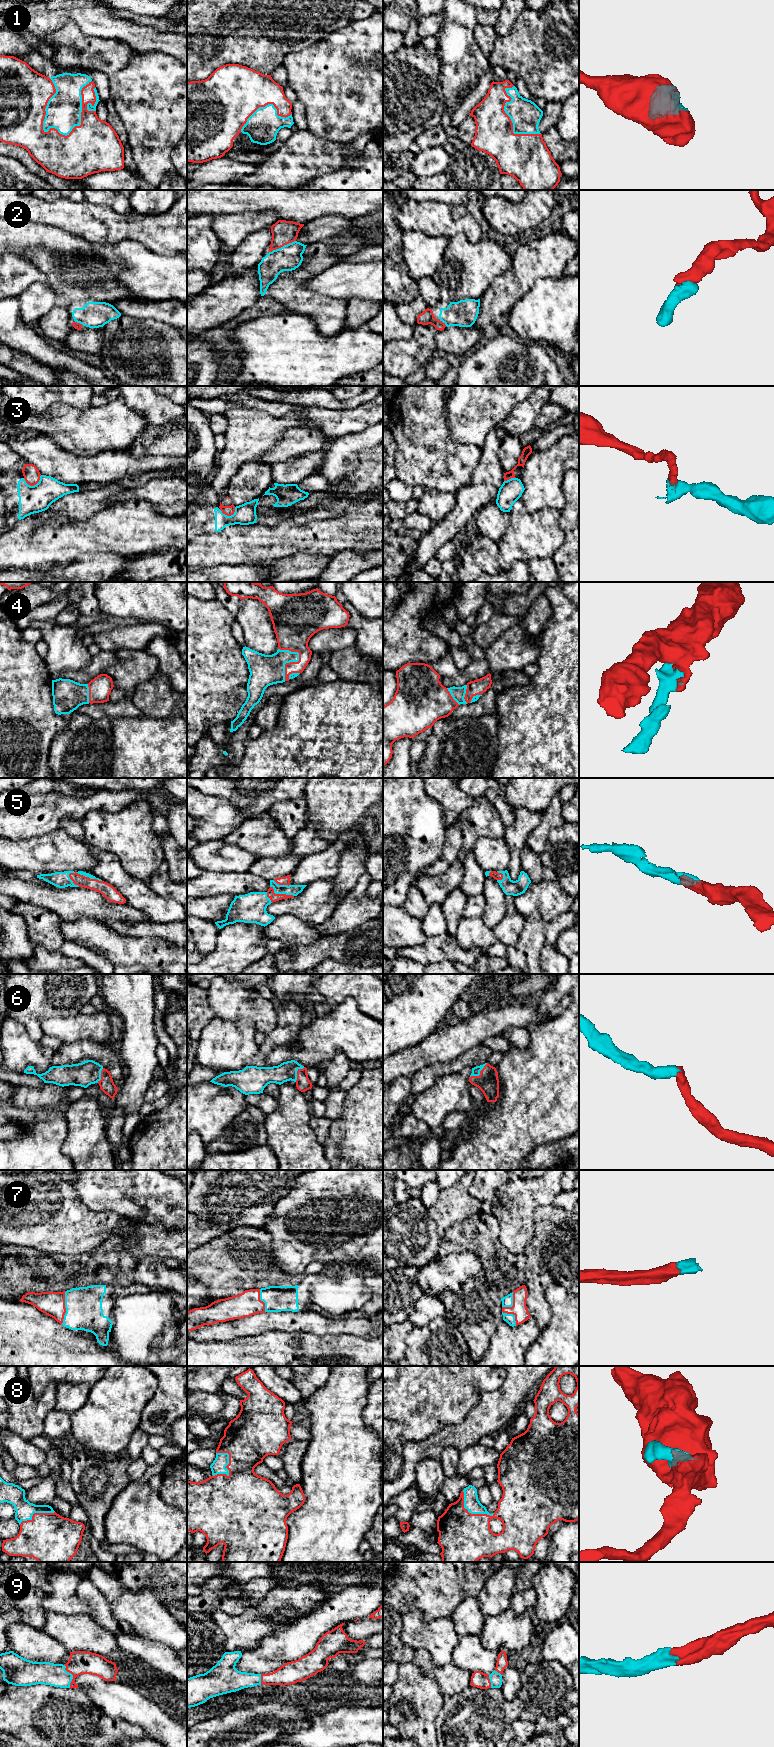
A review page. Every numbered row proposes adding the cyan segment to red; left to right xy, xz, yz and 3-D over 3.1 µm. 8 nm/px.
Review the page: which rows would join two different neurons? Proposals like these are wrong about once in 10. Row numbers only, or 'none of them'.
3

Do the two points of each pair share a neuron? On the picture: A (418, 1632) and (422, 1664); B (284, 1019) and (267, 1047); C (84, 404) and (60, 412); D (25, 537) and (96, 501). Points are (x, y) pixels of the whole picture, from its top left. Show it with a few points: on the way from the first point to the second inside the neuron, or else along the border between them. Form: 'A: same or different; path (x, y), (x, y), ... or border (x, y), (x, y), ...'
A: different; border (415, 1649), (424, 1649), (436, 1666)
B: same; path (282, 1026), (281, 1033), (274, 1040)
C: different; border (91, 405), (86, 409), (61, 403), (51, 407)
D: different; border (86, 518), (48, 518), (39, 523)

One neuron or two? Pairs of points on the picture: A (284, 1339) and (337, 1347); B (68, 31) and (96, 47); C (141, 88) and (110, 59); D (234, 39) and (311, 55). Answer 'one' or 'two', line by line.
A: one
B: one
C: two
D: two

